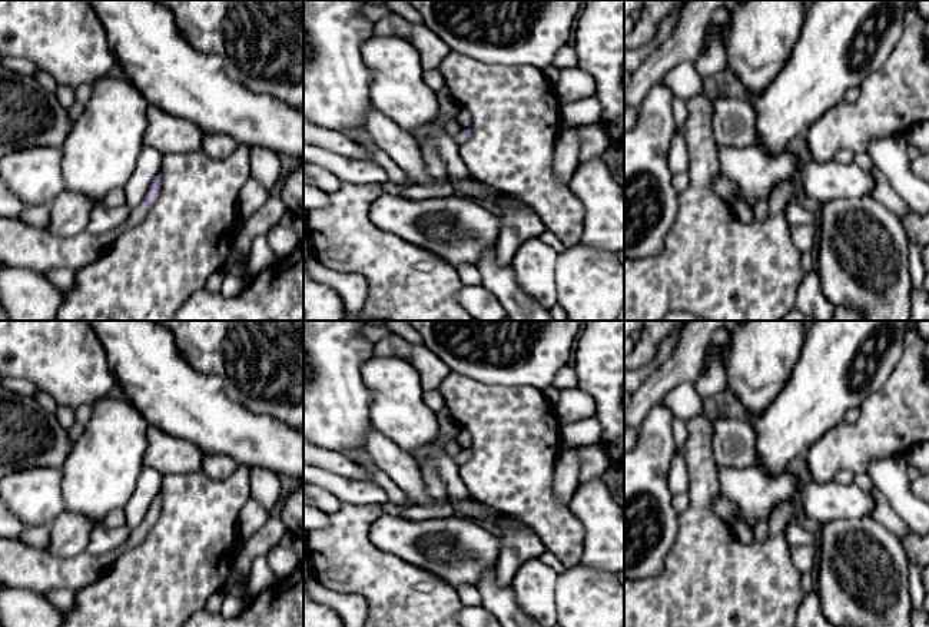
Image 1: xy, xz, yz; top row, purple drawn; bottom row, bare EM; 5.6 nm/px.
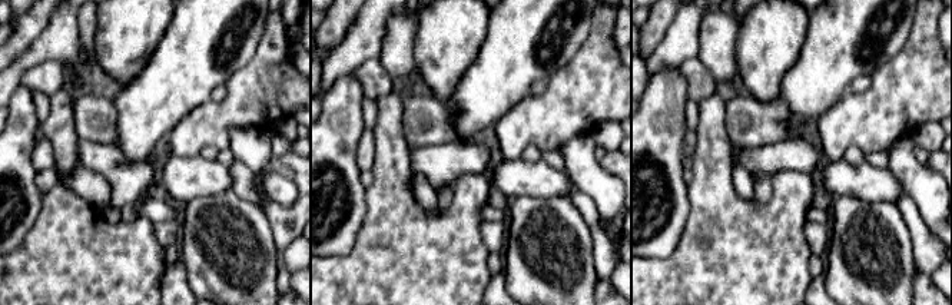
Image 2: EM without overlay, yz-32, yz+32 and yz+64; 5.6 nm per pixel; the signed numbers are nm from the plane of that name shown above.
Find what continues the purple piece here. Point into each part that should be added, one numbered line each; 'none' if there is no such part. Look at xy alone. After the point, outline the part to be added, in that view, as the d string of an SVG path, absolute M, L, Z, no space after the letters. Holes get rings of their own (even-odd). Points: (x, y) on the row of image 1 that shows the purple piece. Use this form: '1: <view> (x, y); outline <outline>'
1: xy (37, 249); outline M139 206L125 223L104 233L83 230L70 238L53 233L47 228L30 226L17 218L0 216L0 263L37 273L57 268L77 272L99 259L122 232L142 222L146 212Z

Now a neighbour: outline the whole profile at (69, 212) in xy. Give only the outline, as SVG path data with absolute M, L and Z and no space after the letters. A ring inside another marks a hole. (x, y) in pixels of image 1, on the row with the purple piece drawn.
M64 189L50 205L50 222L47 229L64 238L76 236L86 230L90 212L96 205L84 193Z

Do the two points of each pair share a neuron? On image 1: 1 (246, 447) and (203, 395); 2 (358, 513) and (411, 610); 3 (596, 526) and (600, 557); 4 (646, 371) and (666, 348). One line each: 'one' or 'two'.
1: one
2: one
3: one
4: one

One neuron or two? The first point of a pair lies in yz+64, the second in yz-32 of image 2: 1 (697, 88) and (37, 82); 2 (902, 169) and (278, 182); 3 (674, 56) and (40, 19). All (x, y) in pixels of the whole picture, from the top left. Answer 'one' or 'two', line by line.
1: one
2: one
3: two

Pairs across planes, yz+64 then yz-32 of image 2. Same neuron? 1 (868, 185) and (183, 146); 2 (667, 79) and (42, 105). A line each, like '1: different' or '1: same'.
1: different
2: different

